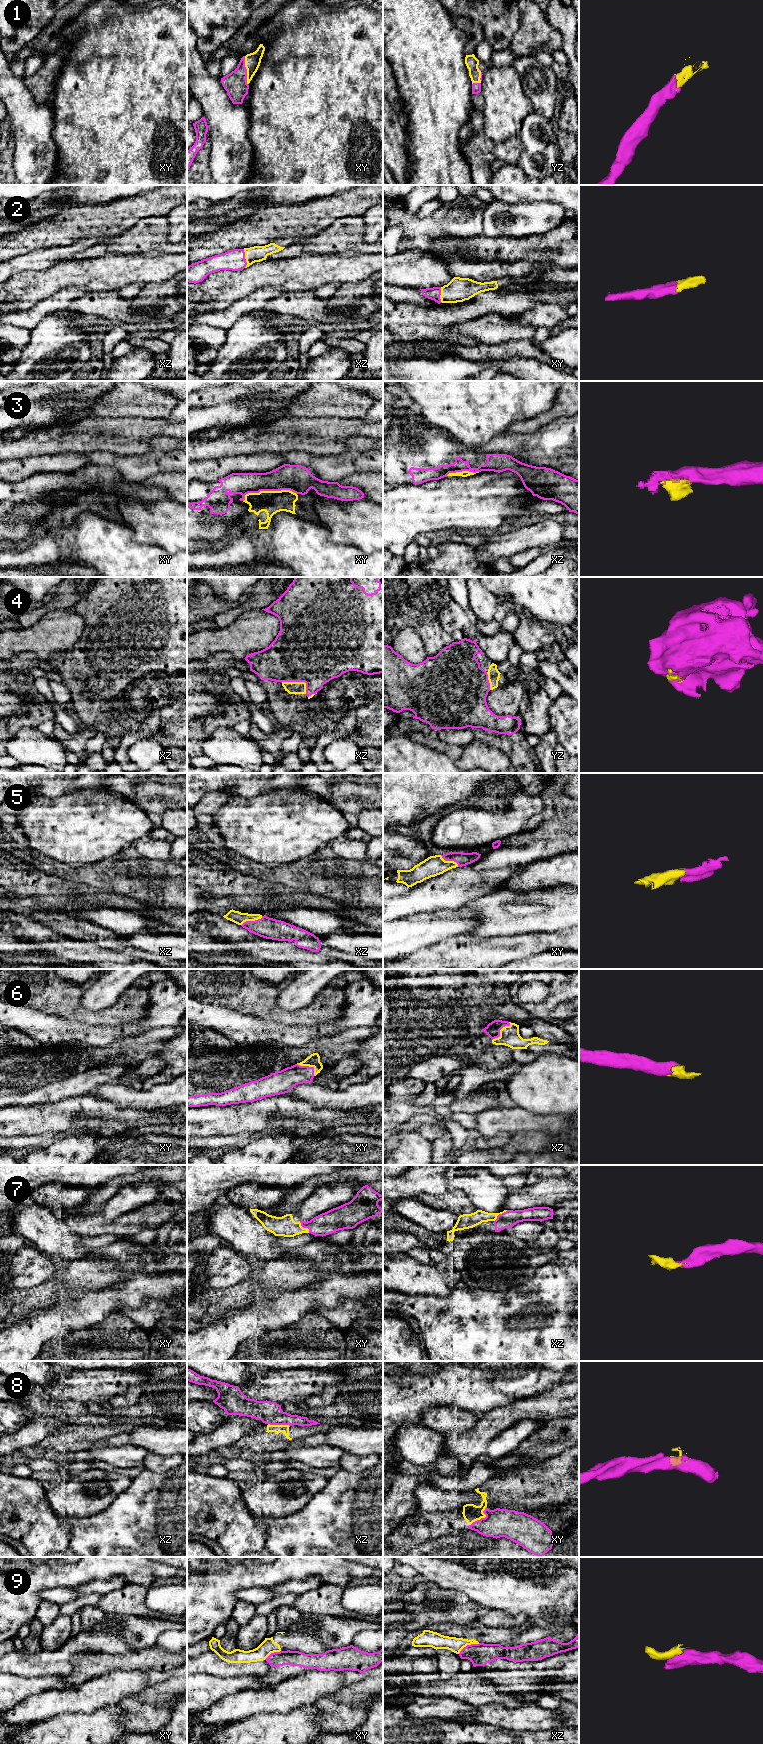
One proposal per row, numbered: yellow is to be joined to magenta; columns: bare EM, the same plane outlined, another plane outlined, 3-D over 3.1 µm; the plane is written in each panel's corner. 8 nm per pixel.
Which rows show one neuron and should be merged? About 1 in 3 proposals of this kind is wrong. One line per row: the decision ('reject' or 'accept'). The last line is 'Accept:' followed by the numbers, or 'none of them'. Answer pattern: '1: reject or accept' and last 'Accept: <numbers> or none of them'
1: accept
2: accept
3: reject
4: accept
5: accept
6: accept
7: accept
8: reject
9: reject
Accept: 1, 2, 4, 5, 6, 7

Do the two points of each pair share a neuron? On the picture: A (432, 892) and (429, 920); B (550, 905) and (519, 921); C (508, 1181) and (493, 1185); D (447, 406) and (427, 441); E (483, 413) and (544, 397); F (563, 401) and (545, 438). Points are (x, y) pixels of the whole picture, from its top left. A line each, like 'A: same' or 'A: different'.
A: different
B: same
C: different
D: different
E: same
F: different

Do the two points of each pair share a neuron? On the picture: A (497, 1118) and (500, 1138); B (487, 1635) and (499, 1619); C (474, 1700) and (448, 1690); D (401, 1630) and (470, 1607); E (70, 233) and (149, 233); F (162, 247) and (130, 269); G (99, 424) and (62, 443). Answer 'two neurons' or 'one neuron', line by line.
A: two neurons
B: two neurons
C: one neuron
D: one neuron
E: two neurons
F: two neurons
G: one neuron

